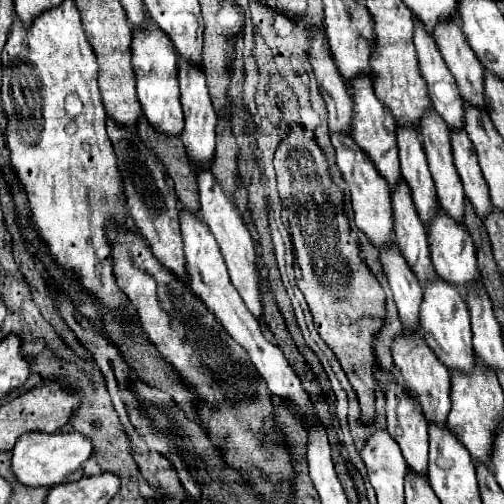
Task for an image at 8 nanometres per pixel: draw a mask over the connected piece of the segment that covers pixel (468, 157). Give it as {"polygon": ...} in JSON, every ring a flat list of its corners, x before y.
{"polygon":[[451,133,451,147,453,147,453,157,455,157,455,167,457,173,463,181,465,195,471,201,477,217,487,217,491,213,493,203,489,199,489,187,483,179,483,173,477,163,477,153,467,137,467,133]]}

